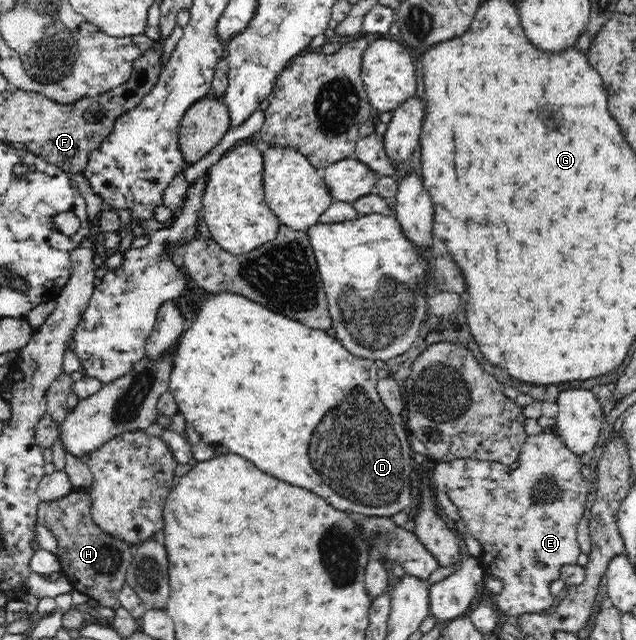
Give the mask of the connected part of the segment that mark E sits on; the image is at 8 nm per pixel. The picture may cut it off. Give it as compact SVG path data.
M545 431L528 436L523 442L518 461L519 468L513 470L497 461L455 459L449 463L437 462L436 468L430 472L435 489L447 495L459 508L469 533L481 542L483 553L479 561L483 570L503 580L503 589L500 595L494 597L493 605L510 620L533 612L551 612L554 596L548 585L559 578L563 565L577 564L582 554L577 542L577 525L585 517L587 497L596 491L595 480L584 468L578 454L569 450L556 434Z

